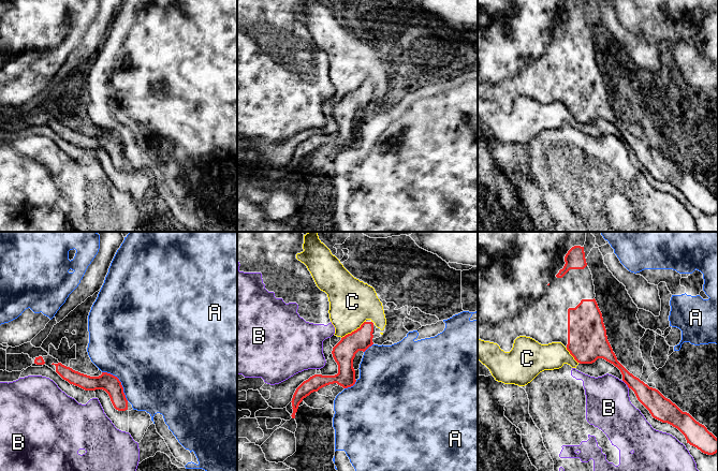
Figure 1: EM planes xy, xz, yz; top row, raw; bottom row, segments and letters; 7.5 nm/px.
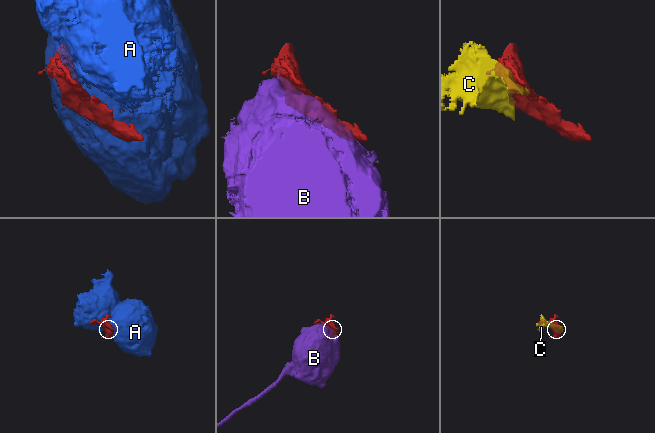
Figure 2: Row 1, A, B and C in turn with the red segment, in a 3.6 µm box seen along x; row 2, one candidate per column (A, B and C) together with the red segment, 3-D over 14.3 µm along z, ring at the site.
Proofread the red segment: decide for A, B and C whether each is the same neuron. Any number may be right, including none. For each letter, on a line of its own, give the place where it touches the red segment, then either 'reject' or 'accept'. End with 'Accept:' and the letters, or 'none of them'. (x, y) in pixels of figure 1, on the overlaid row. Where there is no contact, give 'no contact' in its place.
A: xy (120, 382) | reject
B: yz (626, 383) | reject
C: xz (354, 330) | reject
Accept: none of them

